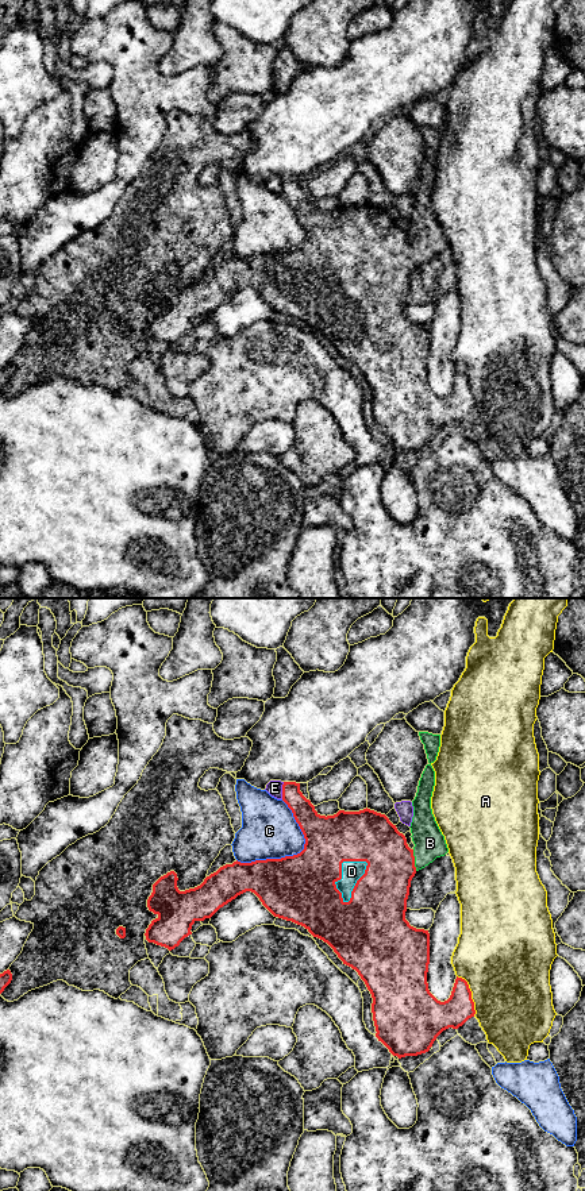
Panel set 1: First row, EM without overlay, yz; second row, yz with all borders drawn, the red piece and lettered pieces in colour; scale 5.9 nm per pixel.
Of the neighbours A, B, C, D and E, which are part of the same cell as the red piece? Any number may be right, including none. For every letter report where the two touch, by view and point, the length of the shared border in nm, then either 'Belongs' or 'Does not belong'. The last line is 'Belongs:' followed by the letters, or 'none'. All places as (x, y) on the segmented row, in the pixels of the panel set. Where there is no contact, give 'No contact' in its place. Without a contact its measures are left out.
A: Touches red at yz (470, 994). Shared border 260 nm. Does not belong
B: Touches red at yz (414, 860). Shared border 130 nm. Belongs
C: Touches red at yz (293, 855). Shared border 460 nm. Does not belong
D: Touches red at yz (355, 883). Shared border 280 nm. Belongs
E: Touches red at yz (283, 790). Shared border 110 nm. Does not belong
Belongs: B, D

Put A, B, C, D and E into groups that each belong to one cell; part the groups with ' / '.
A / B D / C / E

